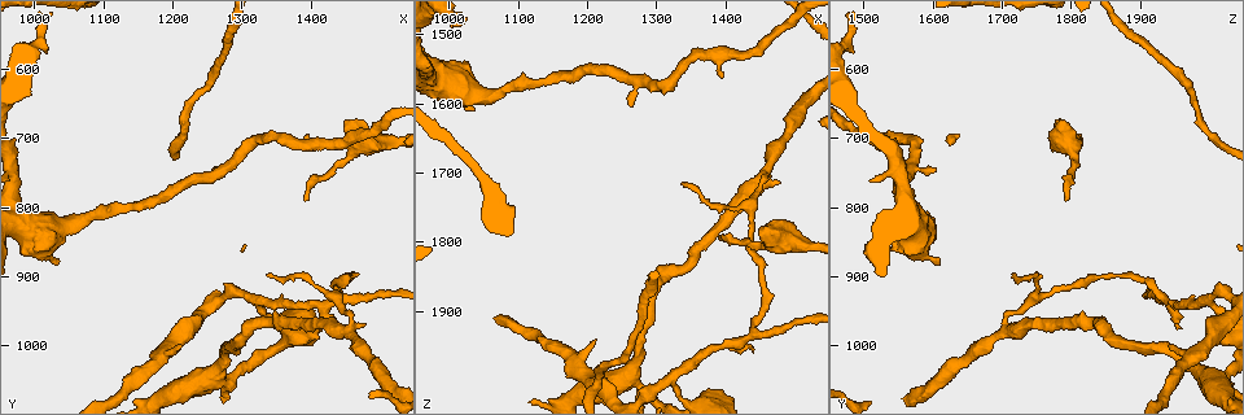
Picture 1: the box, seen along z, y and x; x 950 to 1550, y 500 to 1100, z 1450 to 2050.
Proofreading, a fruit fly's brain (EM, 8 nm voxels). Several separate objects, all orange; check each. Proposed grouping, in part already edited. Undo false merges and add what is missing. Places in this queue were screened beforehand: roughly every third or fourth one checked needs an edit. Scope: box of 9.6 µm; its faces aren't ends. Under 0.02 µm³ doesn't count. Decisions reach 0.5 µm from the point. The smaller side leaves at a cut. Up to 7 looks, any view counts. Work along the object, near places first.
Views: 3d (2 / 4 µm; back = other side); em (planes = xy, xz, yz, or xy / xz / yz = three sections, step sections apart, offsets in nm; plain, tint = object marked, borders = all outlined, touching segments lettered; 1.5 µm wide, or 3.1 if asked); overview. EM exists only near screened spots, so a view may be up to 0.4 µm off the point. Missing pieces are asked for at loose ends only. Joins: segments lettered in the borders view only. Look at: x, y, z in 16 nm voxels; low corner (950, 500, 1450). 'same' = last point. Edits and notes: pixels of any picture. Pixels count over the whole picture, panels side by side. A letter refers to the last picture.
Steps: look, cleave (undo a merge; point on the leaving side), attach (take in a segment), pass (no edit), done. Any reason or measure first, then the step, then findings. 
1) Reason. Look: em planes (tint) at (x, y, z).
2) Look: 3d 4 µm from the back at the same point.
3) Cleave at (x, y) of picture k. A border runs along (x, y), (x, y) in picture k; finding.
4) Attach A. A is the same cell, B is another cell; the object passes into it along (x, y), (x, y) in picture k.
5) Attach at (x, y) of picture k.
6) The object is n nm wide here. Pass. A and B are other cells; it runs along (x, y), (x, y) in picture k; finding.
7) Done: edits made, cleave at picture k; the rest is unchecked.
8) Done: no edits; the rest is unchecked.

Branch point. Look: em yz step 4 (tint) at (1455, 980, 1705).

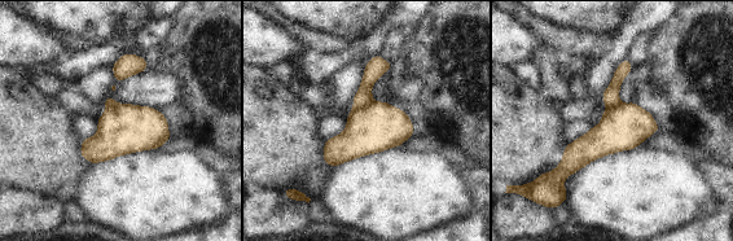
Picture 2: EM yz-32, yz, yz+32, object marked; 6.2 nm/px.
Cut it another way. Look: em planes (borders) at the same point.

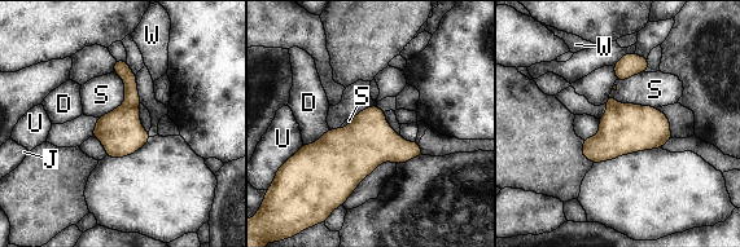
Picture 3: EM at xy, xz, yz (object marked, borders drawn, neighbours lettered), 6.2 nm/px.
Cleave at (121, 67) of picture 3. D, J, S, U and W are other cells; a border runs along (123, 104), (136, 105) in picture 3; a second neuron is stuck on.

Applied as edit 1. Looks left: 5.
Redraw. Look: overview.

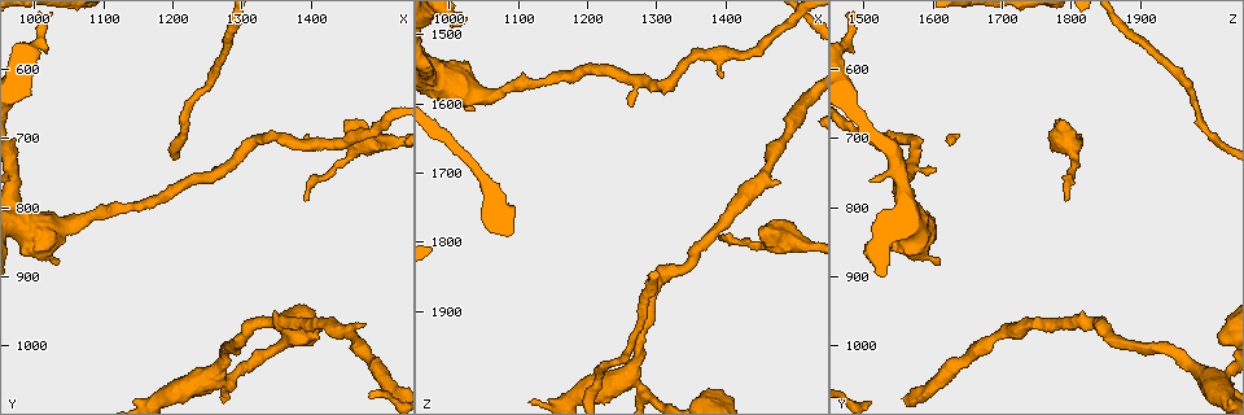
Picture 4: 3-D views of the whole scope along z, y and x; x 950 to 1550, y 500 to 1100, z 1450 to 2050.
Tapers out. Look: em planes (borders) at (1395, 790, 1790).

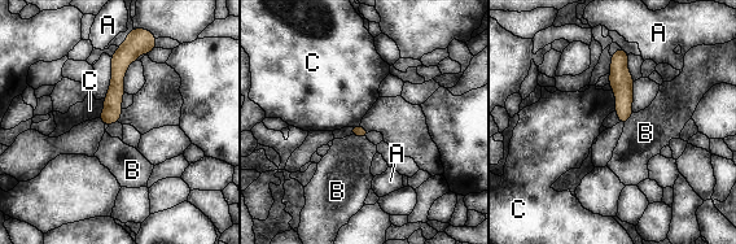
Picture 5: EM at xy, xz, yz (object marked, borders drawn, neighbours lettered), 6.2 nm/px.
Pass. A, B and C are other cells; a border runs along (612, 91), (616, 110) in picture 5; none of them fits.

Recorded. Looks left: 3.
Done: edits made, cleave at picture 3; the rest is unchecked.

